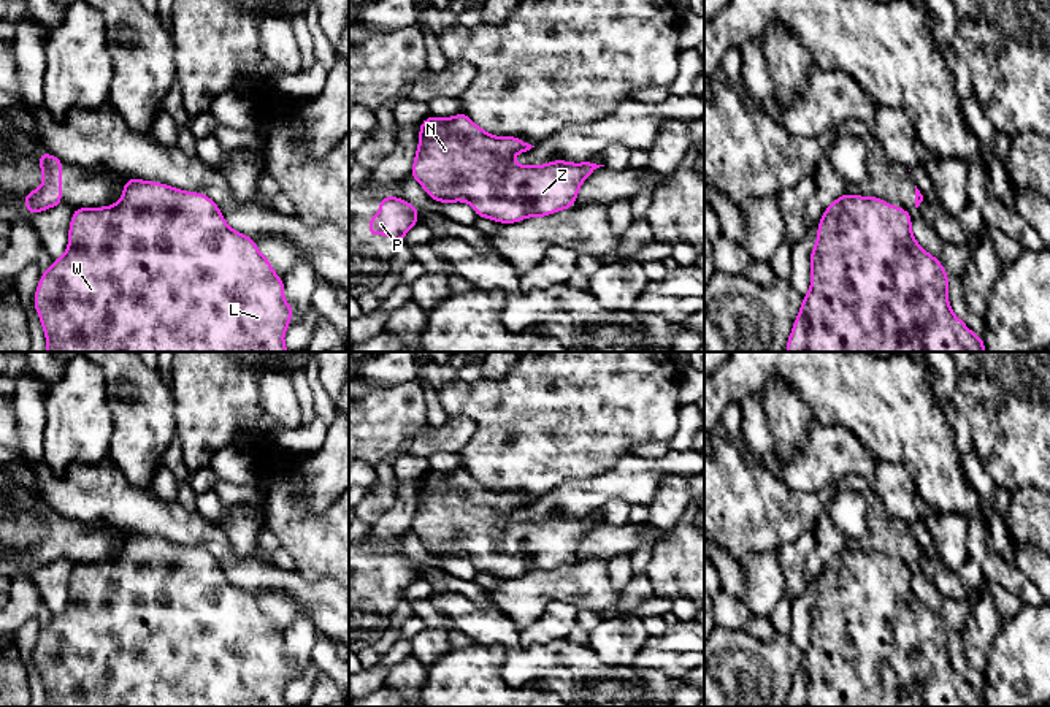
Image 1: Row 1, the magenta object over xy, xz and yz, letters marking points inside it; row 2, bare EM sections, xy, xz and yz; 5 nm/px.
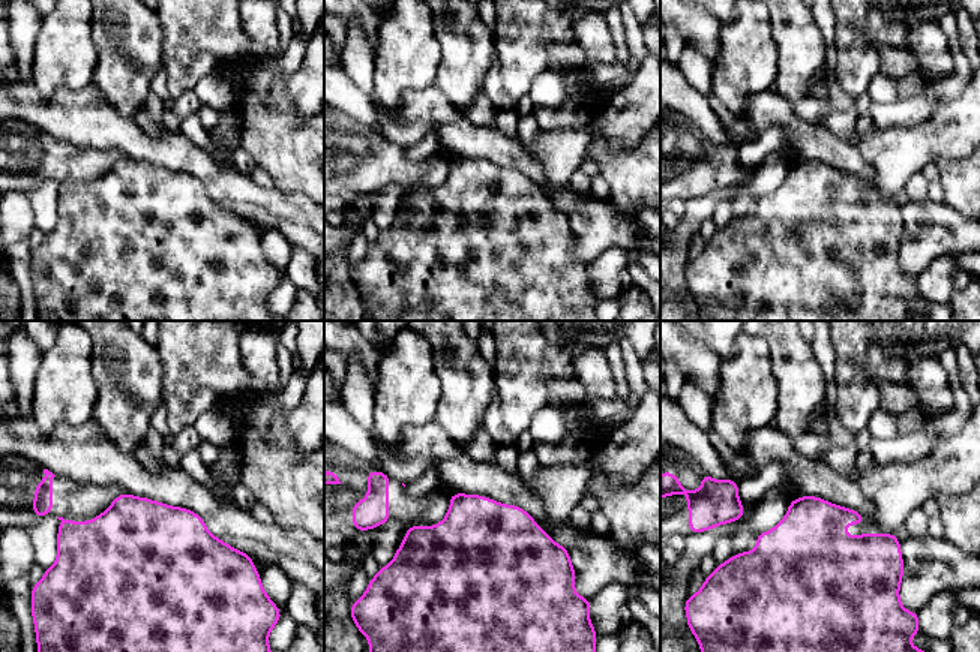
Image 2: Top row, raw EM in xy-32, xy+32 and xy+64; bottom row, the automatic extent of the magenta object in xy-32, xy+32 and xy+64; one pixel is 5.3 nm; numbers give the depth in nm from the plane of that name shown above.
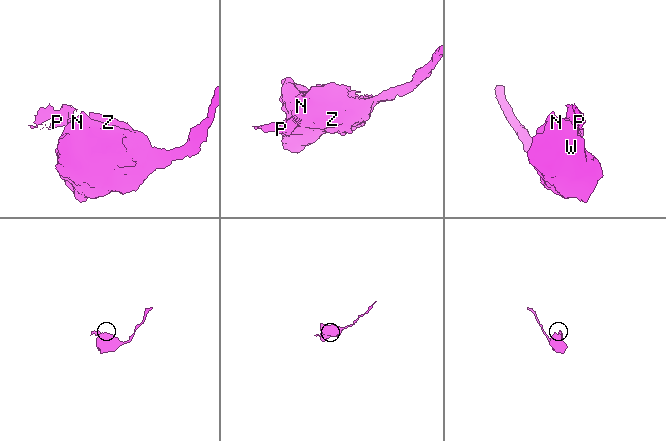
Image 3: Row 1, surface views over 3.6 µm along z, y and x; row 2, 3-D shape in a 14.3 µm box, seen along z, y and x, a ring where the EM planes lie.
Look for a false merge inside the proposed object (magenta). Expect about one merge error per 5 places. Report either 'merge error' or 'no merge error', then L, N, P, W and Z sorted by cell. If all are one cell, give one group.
merge error | L N W Z / P

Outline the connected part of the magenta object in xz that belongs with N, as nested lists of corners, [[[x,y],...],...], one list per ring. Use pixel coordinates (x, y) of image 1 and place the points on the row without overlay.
[[[462,466],[454,472],[428,471],[423,477],[420,477],[417,507],[416,507],[416,512],[414,512],[414,517],[412,517],[412,525],[411,525],[409,529],[422,541],[422,544],[427,547],[427,550],[435,556],[439,556],[439,558],[465,556],[465,558],[469,558],[473,561],[477,572],[492,574],[492,575],[500,577],[500,579],[517,579],[522,574],[547,572],[552,568],[555,569],[558,566],[565,566],[565,564],[573,563],[582,537],[592,528],[595,528],[596,523],[604,522],[604,520],[596,520],[592,515],[587,515],[587,517],[582,517],[582,518],[573,518],[573,517],[566,517],[566,515],[552,515],[552,517],[544,518],[544,520],[514,520],[512,518],[514,510],[527,507],[531,503],[535,503],[535,501],[523,498],[517,491],[493,491],[493,490],[490,490],[489,487],[485,487],[479,480],[476,480],[473,477],[473,474],[469,474]]]

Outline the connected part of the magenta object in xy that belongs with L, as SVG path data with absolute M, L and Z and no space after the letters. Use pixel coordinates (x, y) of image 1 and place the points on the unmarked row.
M132 533L124 537L122 552L116 560L75 564L67 606L62 612L54 613L49 625L41 628L33 661L46 691L46 707L289 707L284 699L284 688L293 671L293 663L284 655L284 634L273 626L271 617L259 607L255 594L233 585L209 552Z

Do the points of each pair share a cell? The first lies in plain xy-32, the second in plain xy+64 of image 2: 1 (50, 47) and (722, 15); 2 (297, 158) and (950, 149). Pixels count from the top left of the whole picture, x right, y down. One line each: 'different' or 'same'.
1: different
2: different

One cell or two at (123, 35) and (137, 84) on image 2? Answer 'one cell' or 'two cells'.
one cell

